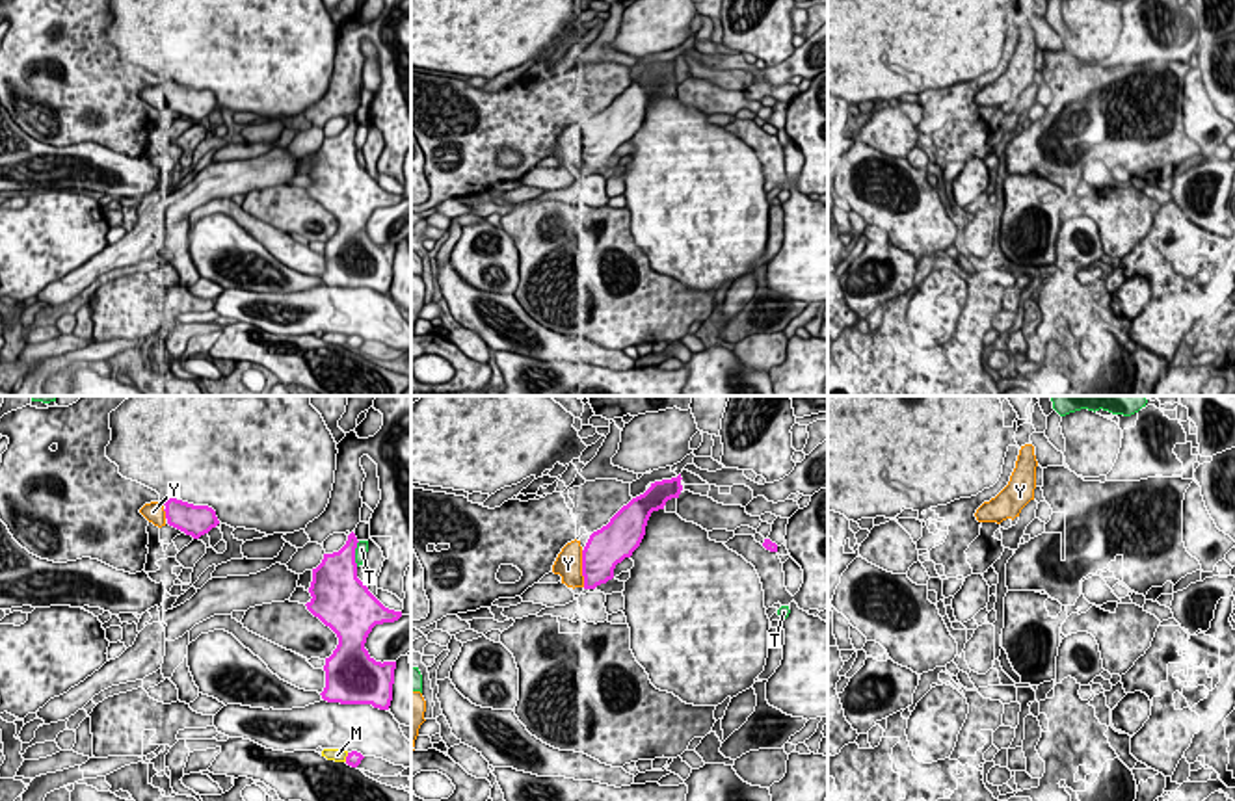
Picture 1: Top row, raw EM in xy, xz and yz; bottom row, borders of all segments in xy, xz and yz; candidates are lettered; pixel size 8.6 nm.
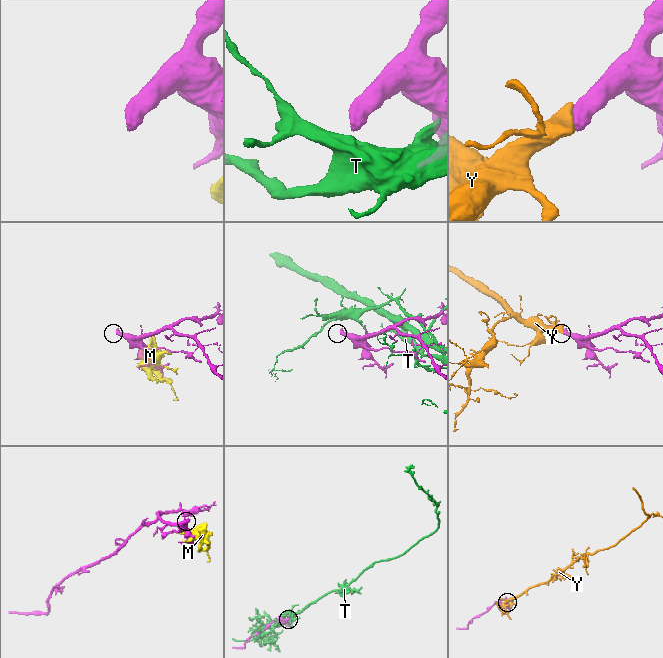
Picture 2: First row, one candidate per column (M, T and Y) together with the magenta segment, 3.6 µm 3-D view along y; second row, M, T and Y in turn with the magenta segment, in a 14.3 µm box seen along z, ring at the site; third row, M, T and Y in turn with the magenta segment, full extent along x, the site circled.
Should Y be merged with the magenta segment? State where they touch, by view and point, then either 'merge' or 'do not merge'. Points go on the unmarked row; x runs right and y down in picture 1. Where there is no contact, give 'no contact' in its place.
meets magenta in xz at (583, 153); merge

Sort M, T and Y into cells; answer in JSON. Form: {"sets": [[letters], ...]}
{"sets": [["M"], ["T"], ["Y"]]}

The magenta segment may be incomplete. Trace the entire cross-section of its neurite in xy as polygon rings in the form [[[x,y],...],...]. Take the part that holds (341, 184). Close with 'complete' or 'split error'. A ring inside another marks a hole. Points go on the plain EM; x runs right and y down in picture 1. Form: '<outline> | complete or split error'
[[[352,115],[339,136],[324,138],[312,152],[312,182],[305,190],[339,221],[337,232],[325,242],[325,271],[320,279],[327,286],[389,294],[396,245],[376,245],[365,227],[376,208],[394,206],[402,195],[385,191],[357,162],[357,126]]] | complete

